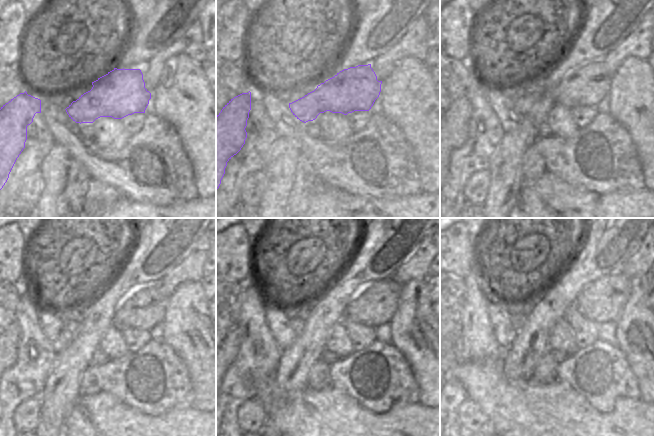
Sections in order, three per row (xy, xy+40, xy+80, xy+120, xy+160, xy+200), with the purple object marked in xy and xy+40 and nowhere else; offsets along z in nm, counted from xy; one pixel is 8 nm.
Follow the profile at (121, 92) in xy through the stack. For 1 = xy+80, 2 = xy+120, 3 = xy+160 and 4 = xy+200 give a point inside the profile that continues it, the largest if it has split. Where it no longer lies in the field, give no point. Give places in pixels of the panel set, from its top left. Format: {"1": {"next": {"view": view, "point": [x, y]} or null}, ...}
{"1": {"next": {"view": "xy+80", "point": [586, 86]}}, "2": {"next": {"view": "xy+120", "point": [144, 308]}}, "3": {"next": {"view": "xy+160", "point": [374, 304]}}, "4": {"next": {"view": "xy+200", "point": [603, 300]}}}

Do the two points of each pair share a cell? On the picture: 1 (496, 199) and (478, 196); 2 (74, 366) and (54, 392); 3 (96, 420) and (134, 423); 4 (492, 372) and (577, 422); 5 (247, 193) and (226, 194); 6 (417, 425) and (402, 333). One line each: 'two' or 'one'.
1: two
2: one
3: one
4: one
5: two
6: two

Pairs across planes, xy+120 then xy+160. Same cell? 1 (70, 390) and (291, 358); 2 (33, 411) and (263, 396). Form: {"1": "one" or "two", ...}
{"1": "one", "2": "two"}

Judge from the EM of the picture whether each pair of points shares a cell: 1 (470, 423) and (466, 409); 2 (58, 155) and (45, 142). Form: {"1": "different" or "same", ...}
{"1": "same", "2": "different"}

